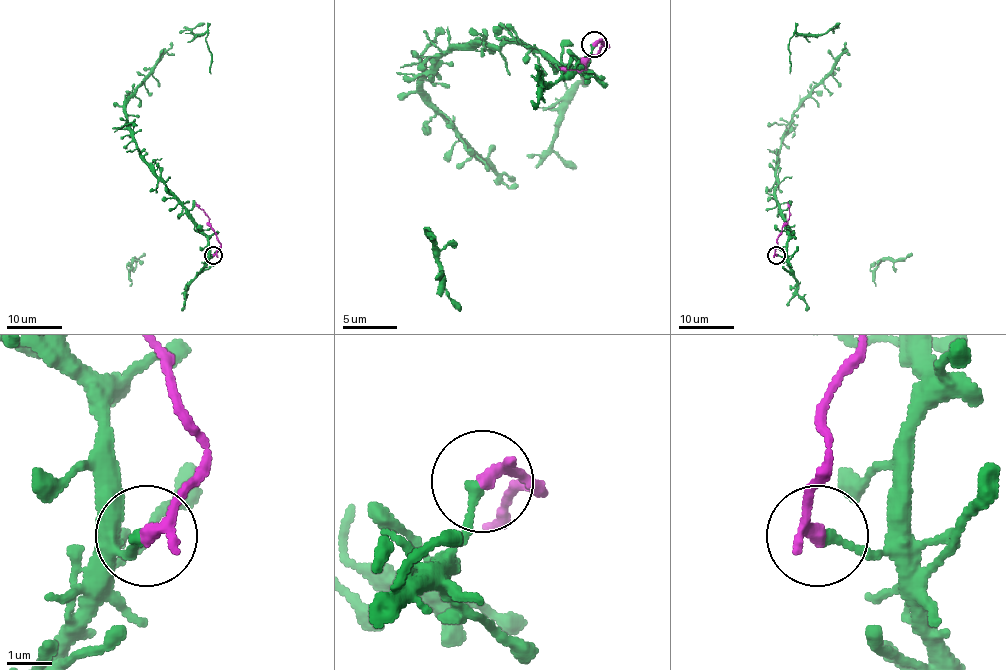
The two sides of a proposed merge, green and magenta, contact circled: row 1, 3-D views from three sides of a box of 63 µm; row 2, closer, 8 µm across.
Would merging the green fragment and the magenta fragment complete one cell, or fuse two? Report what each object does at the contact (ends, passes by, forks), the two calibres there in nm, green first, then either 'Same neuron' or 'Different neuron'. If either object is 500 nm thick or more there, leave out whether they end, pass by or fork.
At the ring green ends. At the ring magenta ends. Thickness 220 nm (green) against 320 nm. Different neuron

